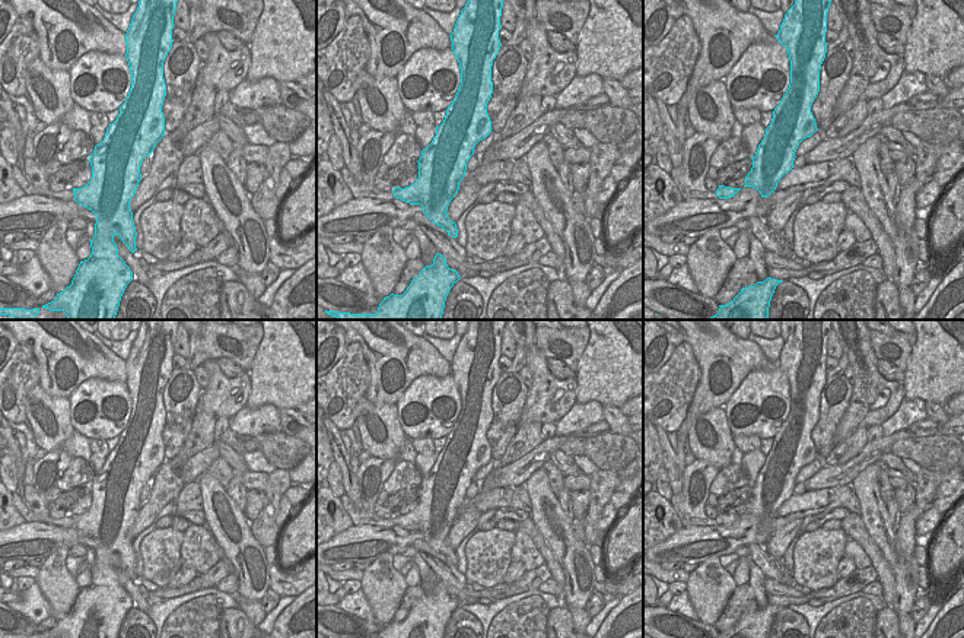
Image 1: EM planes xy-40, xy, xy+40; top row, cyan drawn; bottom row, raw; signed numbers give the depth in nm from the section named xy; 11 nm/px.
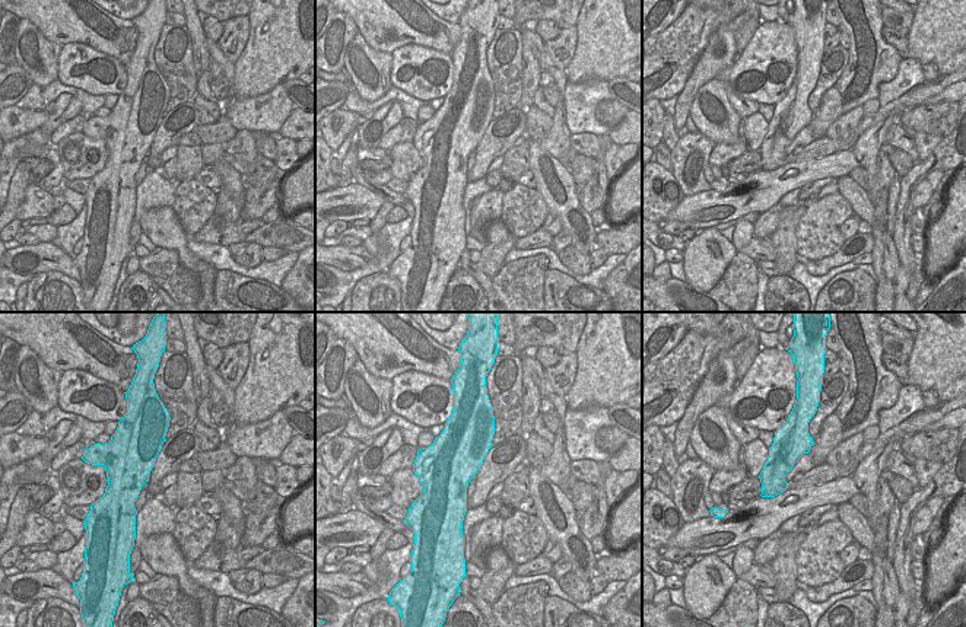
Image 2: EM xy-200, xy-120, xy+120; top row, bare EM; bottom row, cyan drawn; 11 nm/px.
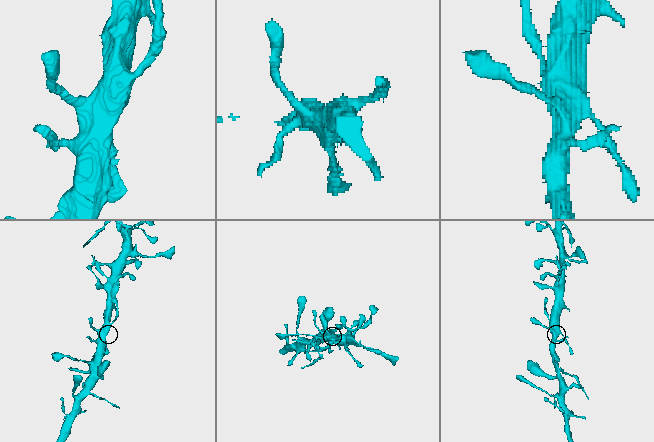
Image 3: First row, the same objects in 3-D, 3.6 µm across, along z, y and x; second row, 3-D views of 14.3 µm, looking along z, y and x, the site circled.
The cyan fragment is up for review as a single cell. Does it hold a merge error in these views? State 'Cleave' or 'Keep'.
Keep.

